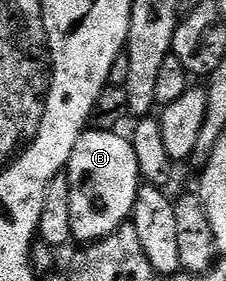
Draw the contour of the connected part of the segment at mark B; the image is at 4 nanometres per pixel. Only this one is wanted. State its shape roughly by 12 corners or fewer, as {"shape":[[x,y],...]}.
{"shape":[[88,129],[65,174],[72,240],[109,237],[141,186],[126,134]]}

